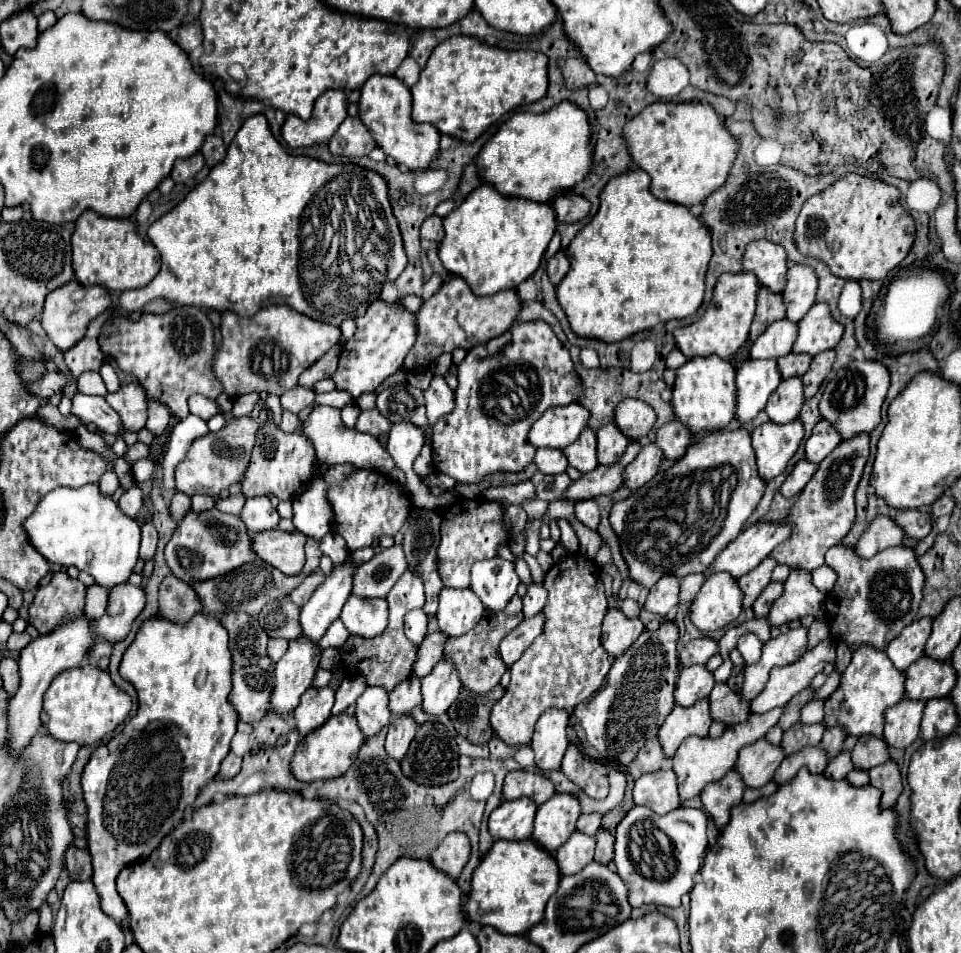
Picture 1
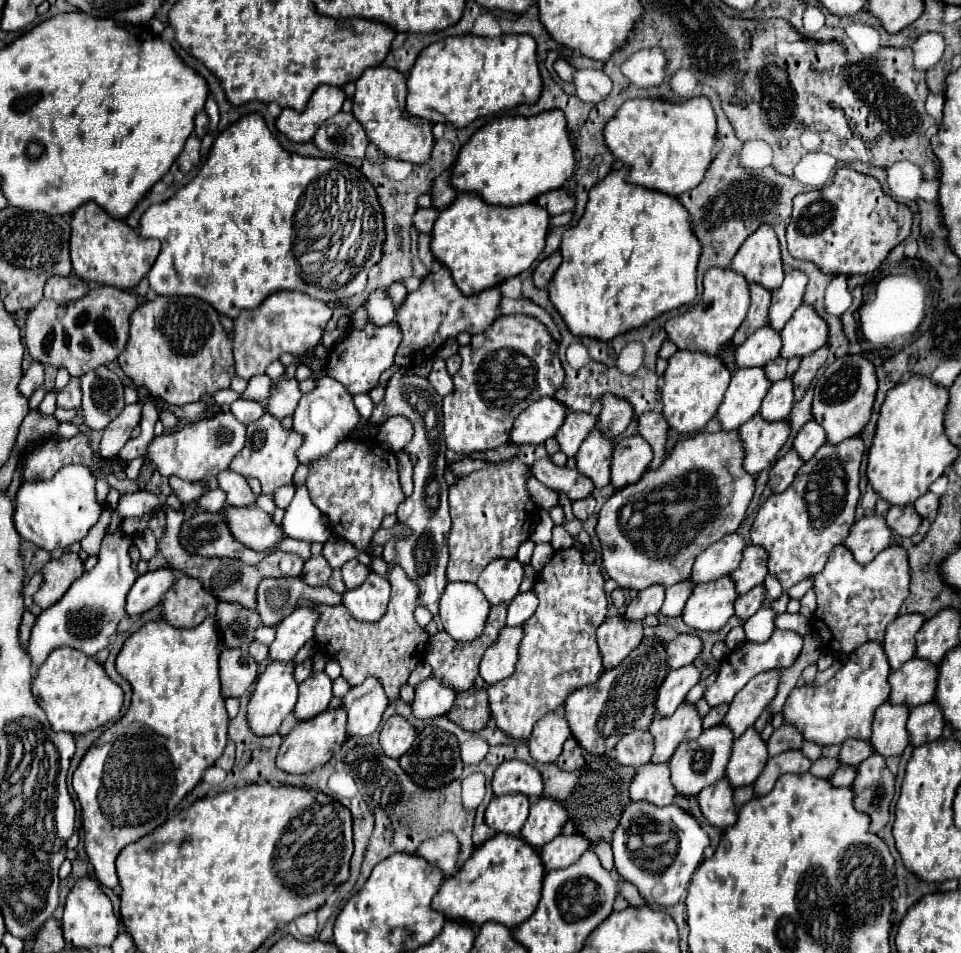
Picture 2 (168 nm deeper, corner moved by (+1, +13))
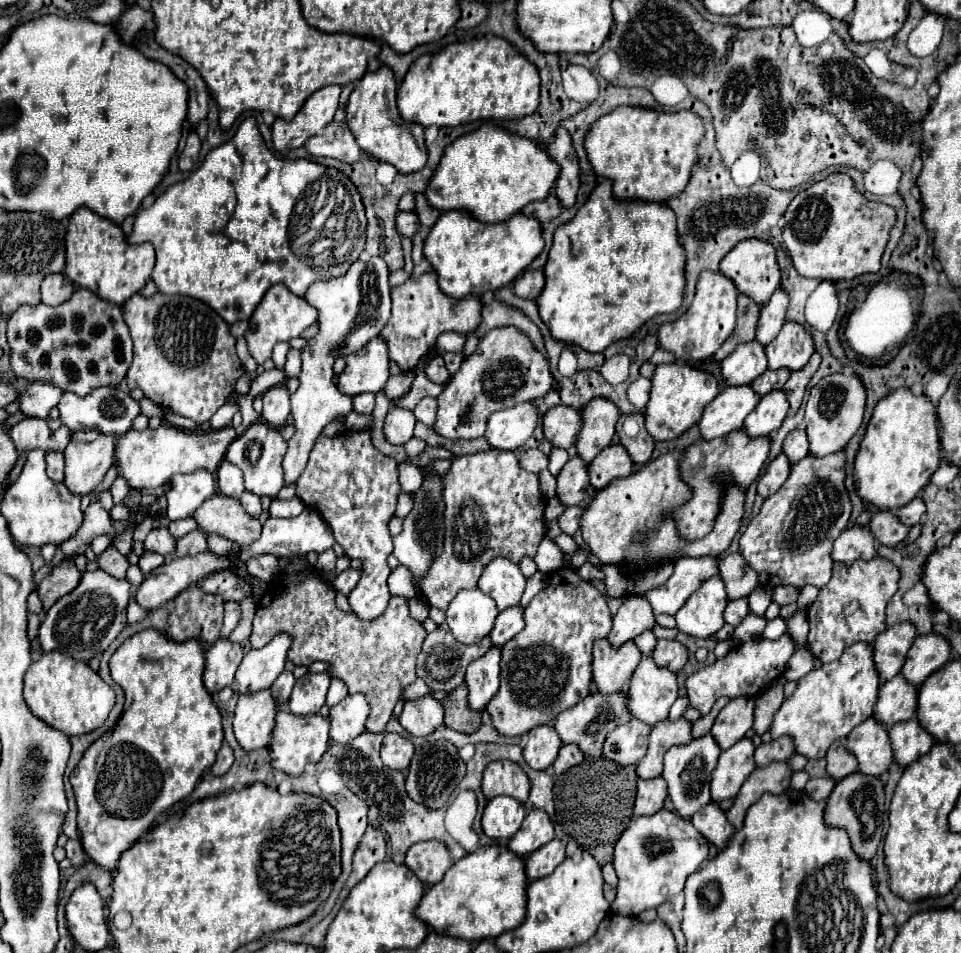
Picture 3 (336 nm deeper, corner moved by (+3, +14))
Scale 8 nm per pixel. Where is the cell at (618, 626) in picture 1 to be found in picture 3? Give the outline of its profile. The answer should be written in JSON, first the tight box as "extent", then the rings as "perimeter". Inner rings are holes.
{"extent":[594,638,642,692],"perimeter":[[[606,638],[594,640],[594,682],[600,692],[620,692],[630,684],[632,672],[638,666],[642,652],[628,640],[620,648],[614,648]]]}

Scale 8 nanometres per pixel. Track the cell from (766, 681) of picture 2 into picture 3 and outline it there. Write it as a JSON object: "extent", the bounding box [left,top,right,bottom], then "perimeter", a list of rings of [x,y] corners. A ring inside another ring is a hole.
{"extent":[712,698,754,750],"perimeter":[[[732,698],[726,708],[716,716],[712,736],[722,750],[734,746],[752,728],[754,722],[754,698]]]}

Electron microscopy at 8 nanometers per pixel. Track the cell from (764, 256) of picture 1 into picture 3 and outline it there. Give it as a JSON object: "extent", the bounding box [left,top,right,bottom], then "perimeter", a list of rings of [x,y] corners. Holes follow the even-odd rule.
{"extent":[720,238,780,304],"perimeter":[[[748,238],[738,242],[738,246],[720,262],[720,272],[734,280],[738,292],[748,294],[754,302],[766,304],[776,288],[780,288],[780,268],[776,262],[776,250],[770,242],[760,238]]]}

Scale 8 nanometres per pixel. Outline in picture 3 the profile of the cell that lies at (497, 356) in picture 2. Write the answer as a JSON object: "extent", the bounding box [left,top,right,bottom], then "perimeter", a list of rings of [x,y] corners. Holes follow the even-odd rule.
{"extent":[436,326,554,440],"perimeter":[[[512,326],[494,328],[480,338],[478,350],[462,362],[460,370],[450,378],[438,396],[436,432],[452,440],[482,438],[486,432],[486,422],[494,412],[546,396],[552,386],[554,378],[550,372],[550,362],[534,348],[532,340]]]}

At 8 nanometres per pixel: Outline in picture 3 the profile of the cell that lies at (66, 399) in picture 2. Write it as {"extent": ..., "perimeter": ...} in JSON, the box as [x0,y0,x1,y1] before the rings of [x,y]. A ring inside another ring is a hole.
{"extent":[20,380,64,418],"perimeter":[[[38,380],[28,386],[28,392],[20,394],[20,412],[24,416],[48,418],[50,410],[58,406],[64,390],[48,380]]]}

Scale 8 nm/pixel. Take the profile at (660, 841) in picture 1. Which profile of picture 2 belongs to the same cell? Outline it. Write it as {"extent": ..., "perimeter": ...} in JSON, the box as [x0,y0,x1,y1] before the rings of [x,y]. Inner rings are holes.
{"extent":[612,803,710,905],"perimeter":[[[630,803],[620,819],[618,829],[614,831],[614,839],[612,839],[612,849],[614,849],[614,863],[616,863],[616,873],[622,881],[636,885],[638,893],[648,901],[648,903],[658,903],[658,905],[676,905],[682,897],[682,893],[688,889],[692,873],[696,871],[696,867],[704,861],[704,849],[710,845],[708,835],[702,831],[702,825],[686,811],[682,811],[676,805],[668,805],[668,807],[654,807],[650,803]],[[668,851],[668,865],[666,867],[654,867],[652,861],[656,861],[656,857]]]}

